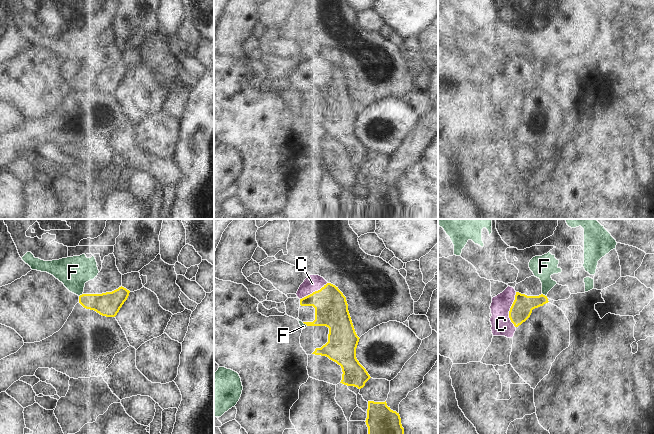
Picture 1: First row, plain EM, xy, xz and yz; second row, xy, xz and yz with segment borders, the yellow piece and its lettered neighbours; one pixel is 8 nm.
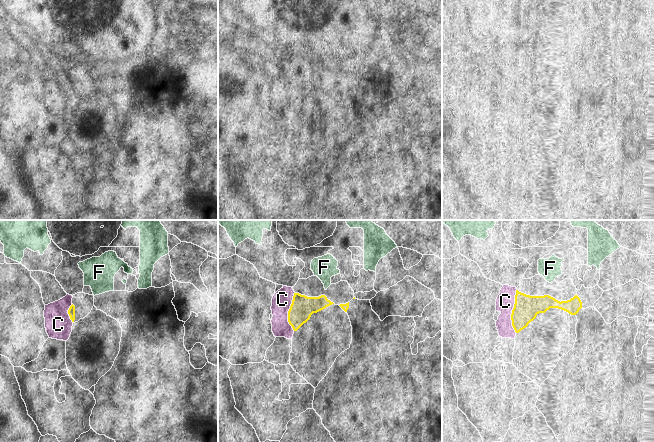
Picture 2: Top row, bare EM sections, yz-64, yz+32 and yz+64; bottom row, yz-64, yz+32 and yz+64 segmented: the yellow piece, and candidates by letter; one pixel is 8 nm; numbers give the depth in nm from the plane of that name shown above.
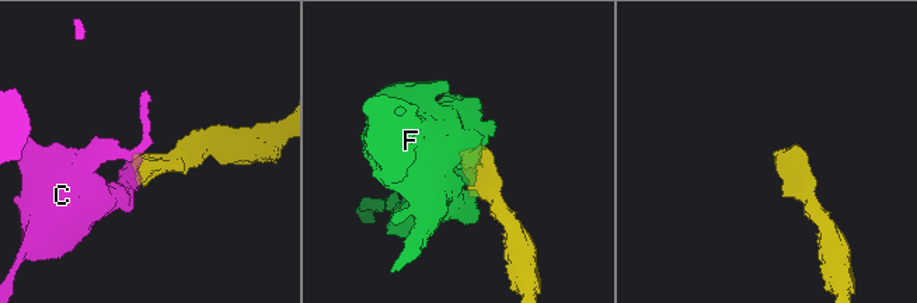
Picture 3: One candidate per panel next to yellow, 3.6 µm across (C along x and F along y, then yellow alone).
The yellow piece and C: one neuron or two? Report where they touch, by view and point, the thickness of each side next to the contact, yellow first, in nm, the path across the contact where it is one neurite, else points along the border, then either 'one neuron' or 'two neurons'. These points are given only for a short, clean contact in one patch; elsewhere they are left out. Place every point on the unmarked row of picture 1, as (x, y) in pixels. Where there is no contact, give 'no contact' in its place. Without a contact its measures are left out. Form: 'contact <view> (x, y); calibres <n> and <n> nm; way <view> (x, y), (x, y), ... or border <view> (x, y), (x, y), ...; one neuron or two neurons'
contact yz (510, 86); calibres 170 and 160 nm; way yz (521, 85), (510, 86), (501, 100); one neuron

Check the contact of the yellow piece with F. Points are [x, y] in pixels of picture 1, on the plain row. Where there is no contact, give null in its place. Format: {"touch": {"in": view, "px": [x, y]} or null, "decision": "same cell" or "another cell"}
{"touch": {"in": "yz", "px": [544, 71]}, "decision": "another cell"}

